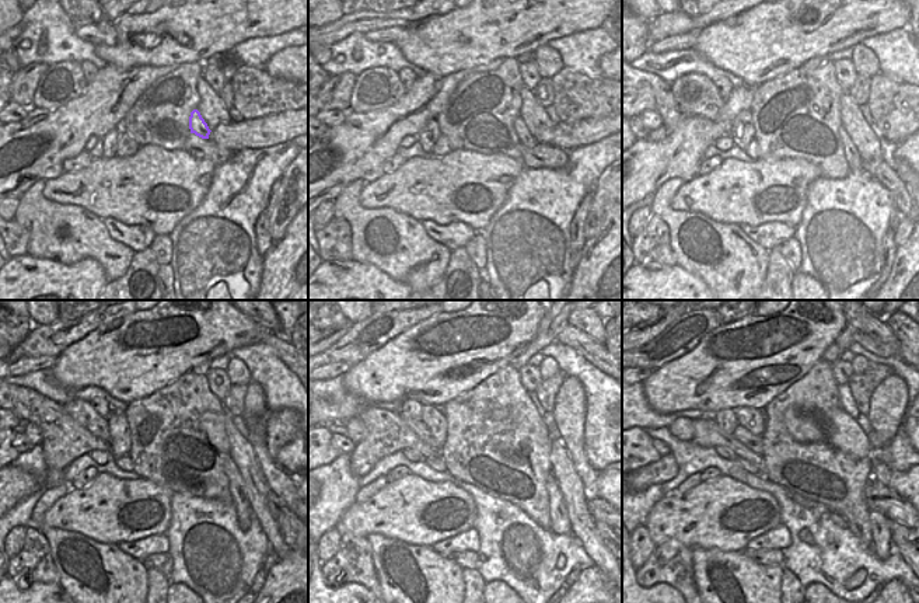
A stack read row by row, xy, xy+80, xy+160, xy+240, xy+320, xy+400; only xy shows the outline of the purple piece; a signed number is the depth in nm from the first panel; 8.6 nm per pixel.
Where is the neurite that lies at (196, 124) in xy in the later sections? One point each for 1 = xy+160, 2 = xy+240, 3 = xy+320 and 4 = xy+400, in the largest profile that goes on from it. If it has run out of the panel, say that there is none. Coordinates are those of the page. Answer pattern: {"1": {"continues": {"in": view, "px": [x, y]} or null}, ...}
{"1": {"continues": {"in": "xy+160", "px": [852, 156]}}, "2": {"continues": {"in": "xy+240", "px": [244, 512]}}, "3": {"continues": {"in": "xy+320", "px": [561, 525]}}, "4": {"continues": {"in": "xy+400", "px": [879, 523]}}}

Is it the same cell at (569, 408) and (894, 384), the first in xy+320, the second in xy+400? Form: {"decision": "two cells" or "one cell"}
{"decision": "one cell"}

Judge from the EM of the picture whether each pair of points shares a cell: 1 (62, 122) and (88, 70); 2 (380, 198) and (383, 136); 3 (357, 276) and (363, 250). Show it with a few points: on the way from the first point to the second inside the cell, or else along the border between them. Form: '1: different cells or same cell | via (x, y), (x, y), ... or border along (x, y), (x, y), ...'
1: different cells | border along (98, 69), (88, 83)
2: different cells | border along (384, 174), (366, 183)
3: different cells | border along (352, 260), (373, 264), (390, 276)

